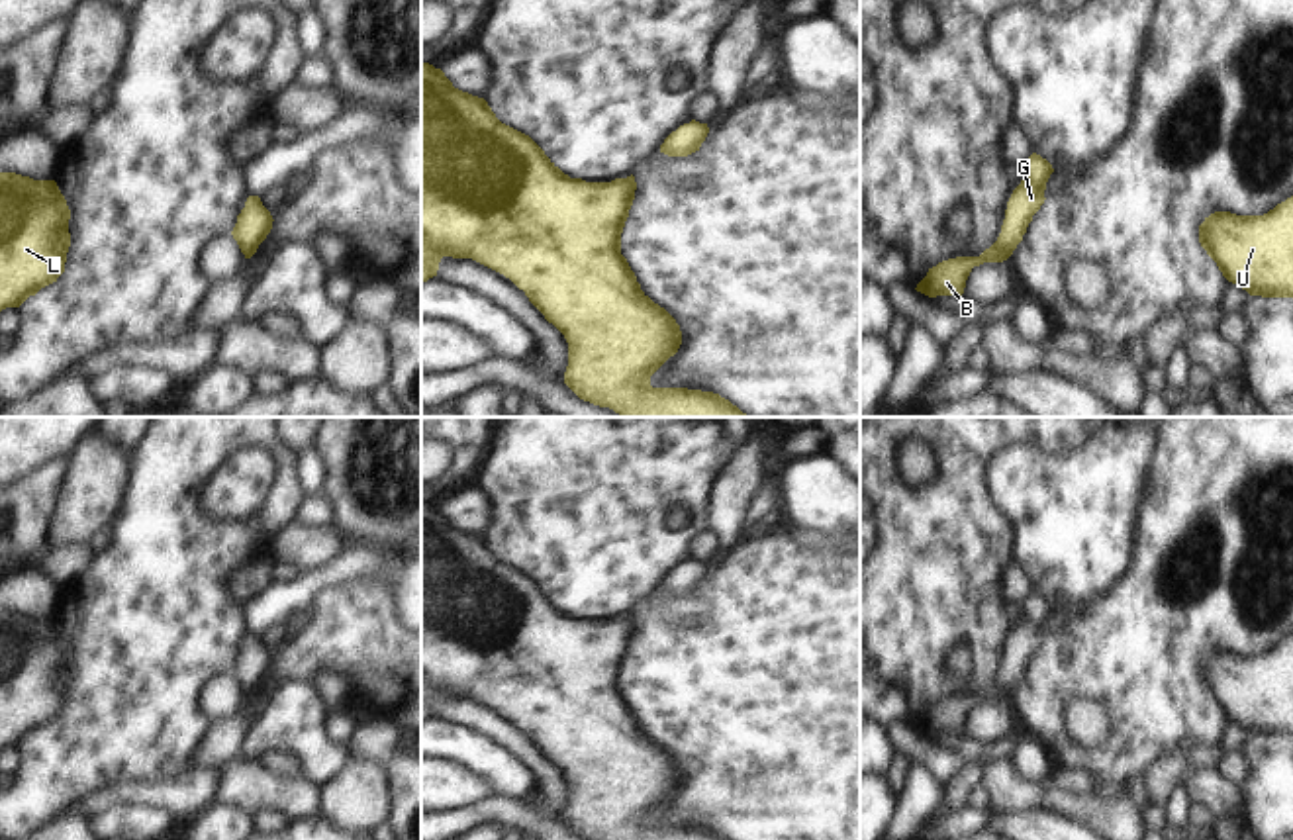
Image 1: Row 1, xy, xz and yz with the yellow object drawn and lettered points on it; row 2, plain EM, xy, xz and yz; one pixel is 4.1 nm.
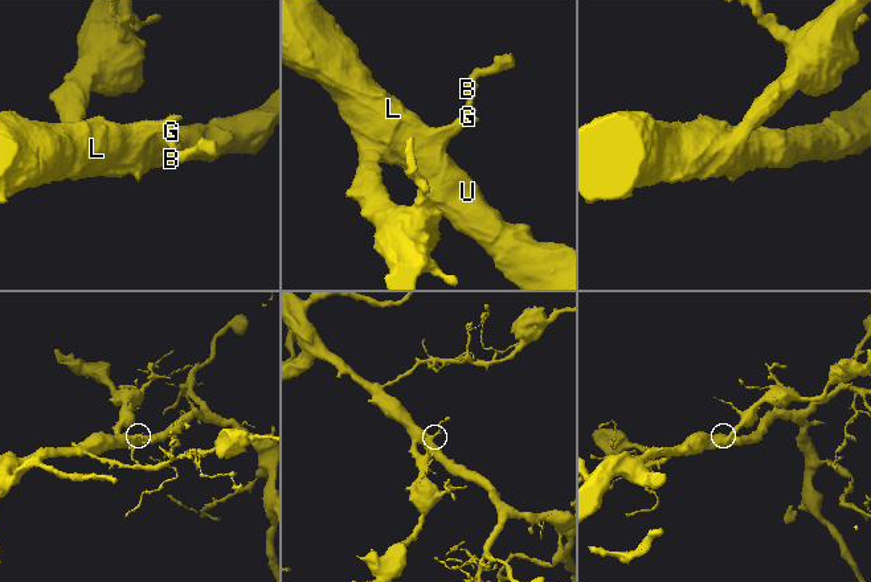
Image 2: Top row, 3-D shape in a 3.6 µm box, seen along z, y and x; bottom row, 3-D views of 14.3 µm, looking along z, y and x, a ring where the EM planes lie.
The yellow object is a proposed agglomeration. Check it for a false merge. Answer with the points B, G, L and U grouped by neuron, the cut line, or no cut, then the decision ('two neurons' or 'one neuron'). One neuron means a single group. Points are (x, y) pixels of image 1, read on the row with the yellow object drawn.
B G L U | no cut | one neuron

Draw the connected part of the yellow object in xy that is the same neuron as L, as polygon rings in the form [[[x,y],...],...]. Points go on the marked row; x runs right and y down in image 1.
[[[0,172],[0,311],[20,307],[65,272],[69,219],[55,180]]]

